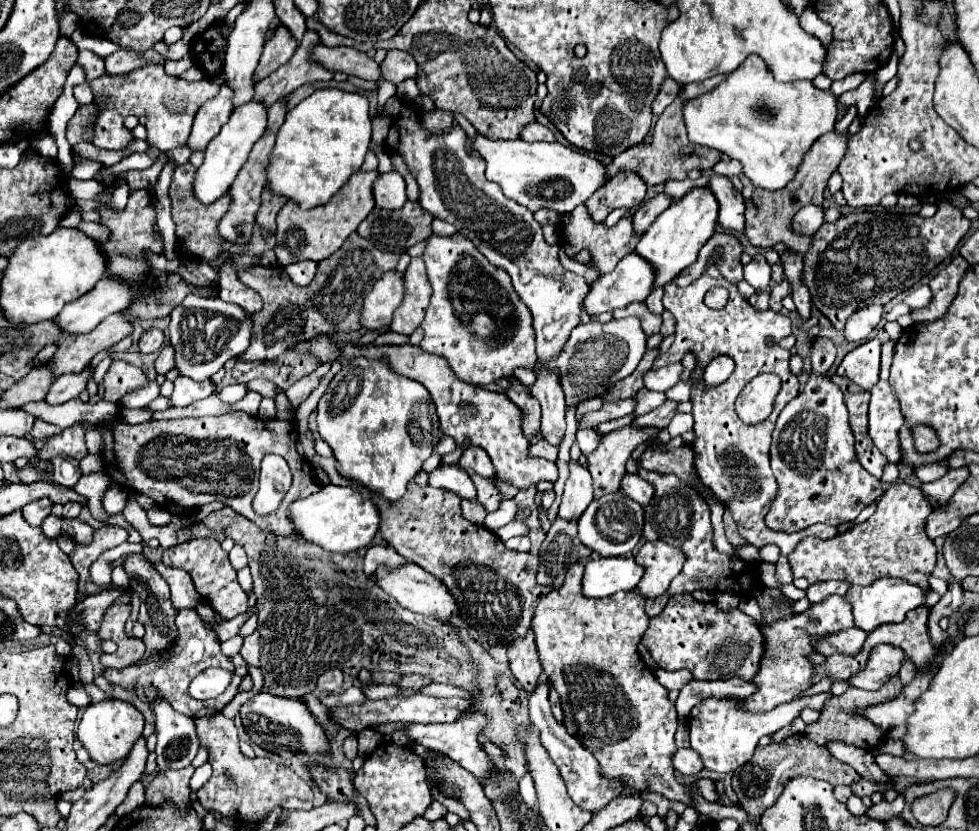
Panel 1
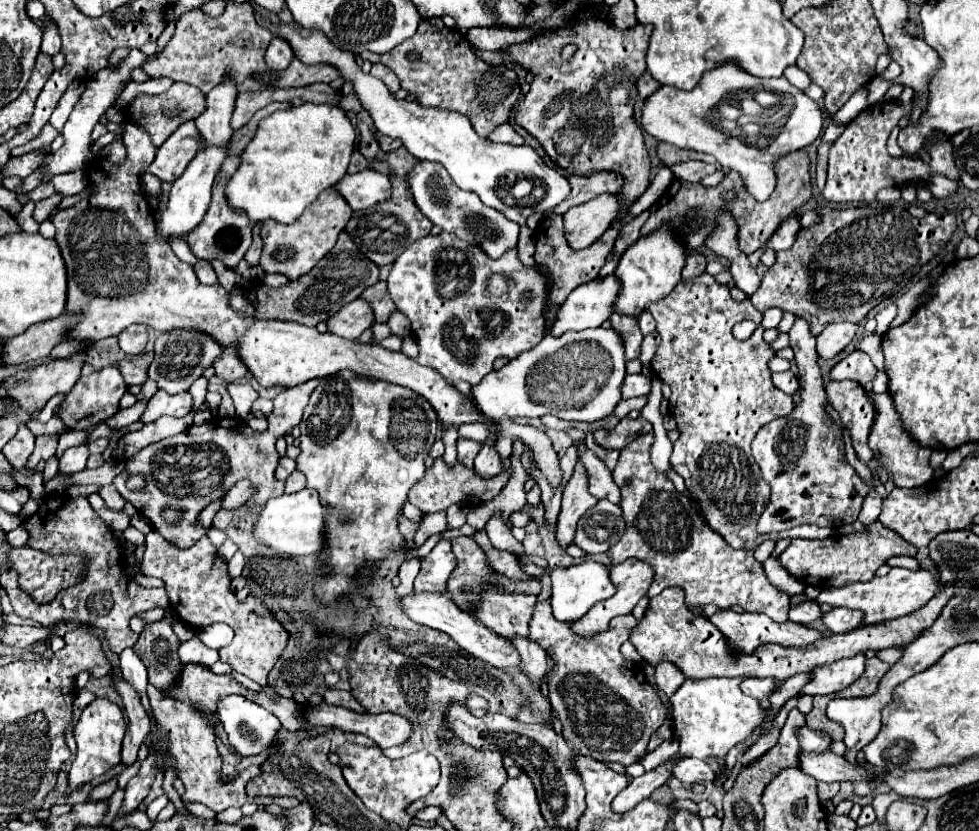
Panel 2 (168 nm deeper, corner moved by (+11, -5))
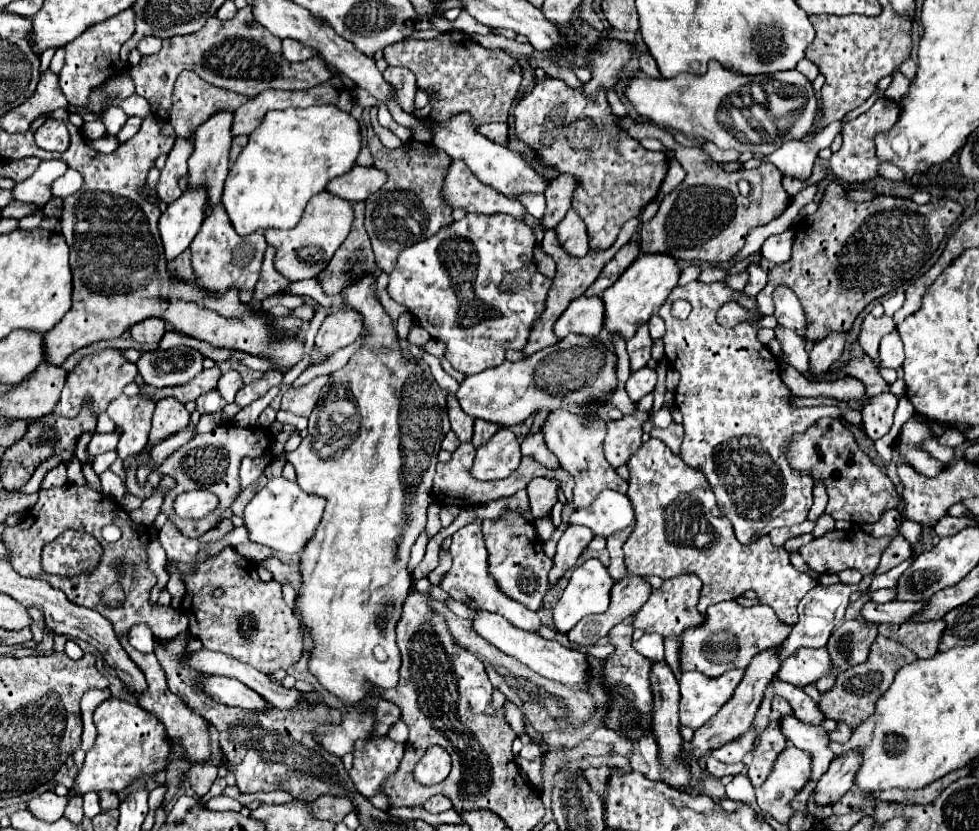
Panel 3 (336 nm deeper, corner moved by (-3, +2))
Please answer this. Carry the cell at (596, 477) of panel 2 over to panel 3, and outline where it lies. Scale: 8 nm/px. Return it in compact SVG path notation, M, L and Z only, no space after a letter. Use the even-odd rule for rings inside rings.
M553 411L543 425L543 437L549 443L547 447L555 451L561 467L569 471L575 479L573 489L573 507L585 509L603 489L613 489L619 493L627 491L627 481L621 479L615 469L603 457L603 439L605 439L605 425L603 417L587 417L569 411Z

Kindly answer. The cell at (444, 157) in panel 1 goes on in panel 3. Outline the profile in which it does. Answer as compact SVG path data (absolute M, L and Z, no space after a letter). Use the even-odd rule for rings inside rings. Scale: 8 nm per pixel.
M453 161L447 167L441 197L451 209L463 209L465 213L477 213L477 215L505 213L515 217L517 221L523 221L527 213L521 201L507 199L505 195L499 195L497 191L483 187L475 179L475 175L467 171L467 165L459 161Z

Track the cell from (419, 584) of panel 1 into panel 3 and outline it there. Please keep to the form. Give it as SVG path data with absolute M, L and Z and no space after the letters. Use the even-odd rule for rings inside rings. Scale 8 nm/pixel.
M475 611L475 615L471 617L473 629L479 637L487 639L487 643L491 643L493 647L497 647L499 651L503 651L505 655L515 657L517 661L521 661L523 665L527 665L529 669L533 669L535 673L559 681L563 685L579 685L587 679L587 663L585 663L585 655L579 651L571 651L563 645L559 645L557 641L549 641L543 639L541 635L531 635L529 631L519 631L519 627L511 625L503 615L497 613L489 613L489 611Z

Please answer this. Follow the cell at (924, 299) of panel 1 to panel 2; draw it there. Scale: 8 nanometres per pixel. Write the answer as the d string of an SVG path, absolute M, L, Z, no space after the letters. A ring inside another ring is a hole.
M894 302L889 303L889 306L885 306L881 312L877 312L877 314L875 314L877 330L879 330L881 334L885 334L885 332L887 332L887 328L889 328L891 320L895 318L895 314L897 314L897 306Z

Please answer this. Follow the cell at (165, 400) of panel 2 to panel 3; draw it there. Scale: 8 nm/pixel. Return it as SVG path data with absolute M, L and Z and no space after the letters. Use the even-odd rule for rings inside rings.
M175 397L161 399L155 407L155 413L153 413L153 427L149 433L149 443L155 445L161 439L183 429L189 423L189 417L191 415L185 409L185 403L177 401Z

